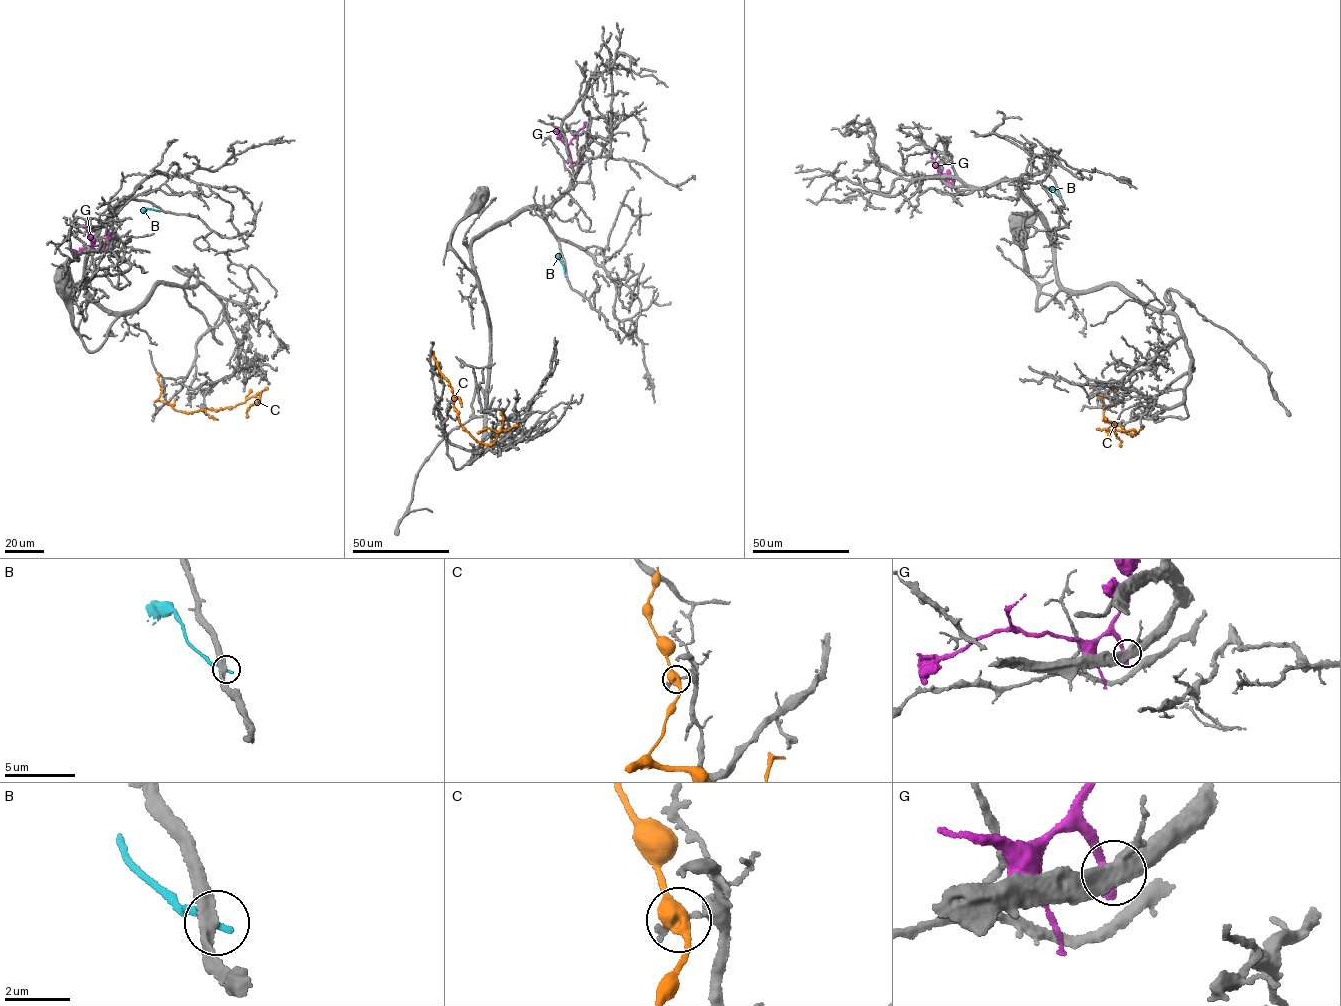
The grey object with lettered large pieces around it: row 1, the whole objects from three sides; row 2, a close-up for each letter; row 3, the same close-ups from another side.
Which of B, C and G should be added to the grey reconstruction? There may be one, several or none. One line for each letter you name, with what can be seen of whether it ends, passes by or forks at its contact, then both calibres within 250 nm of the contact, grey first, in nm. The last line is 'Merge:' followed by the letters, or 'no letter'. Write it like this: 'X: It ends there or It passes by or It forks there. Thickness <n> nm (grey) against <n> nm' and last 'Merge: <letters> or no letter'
Merge: no letter

